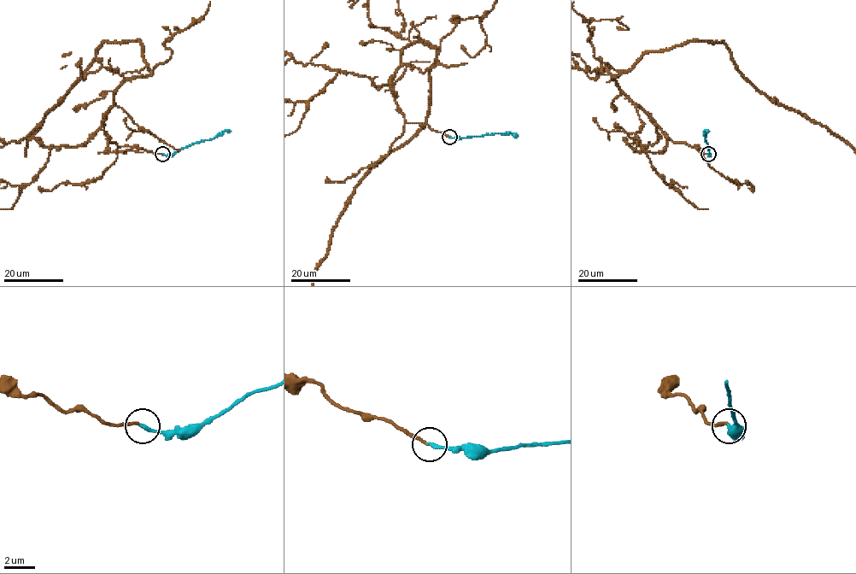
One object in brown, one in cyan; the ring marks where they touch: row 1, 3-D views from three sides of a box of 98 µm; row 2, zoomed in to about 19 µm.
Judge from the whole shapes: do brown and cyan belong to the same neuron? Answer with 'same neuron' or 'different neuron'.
same neuron

